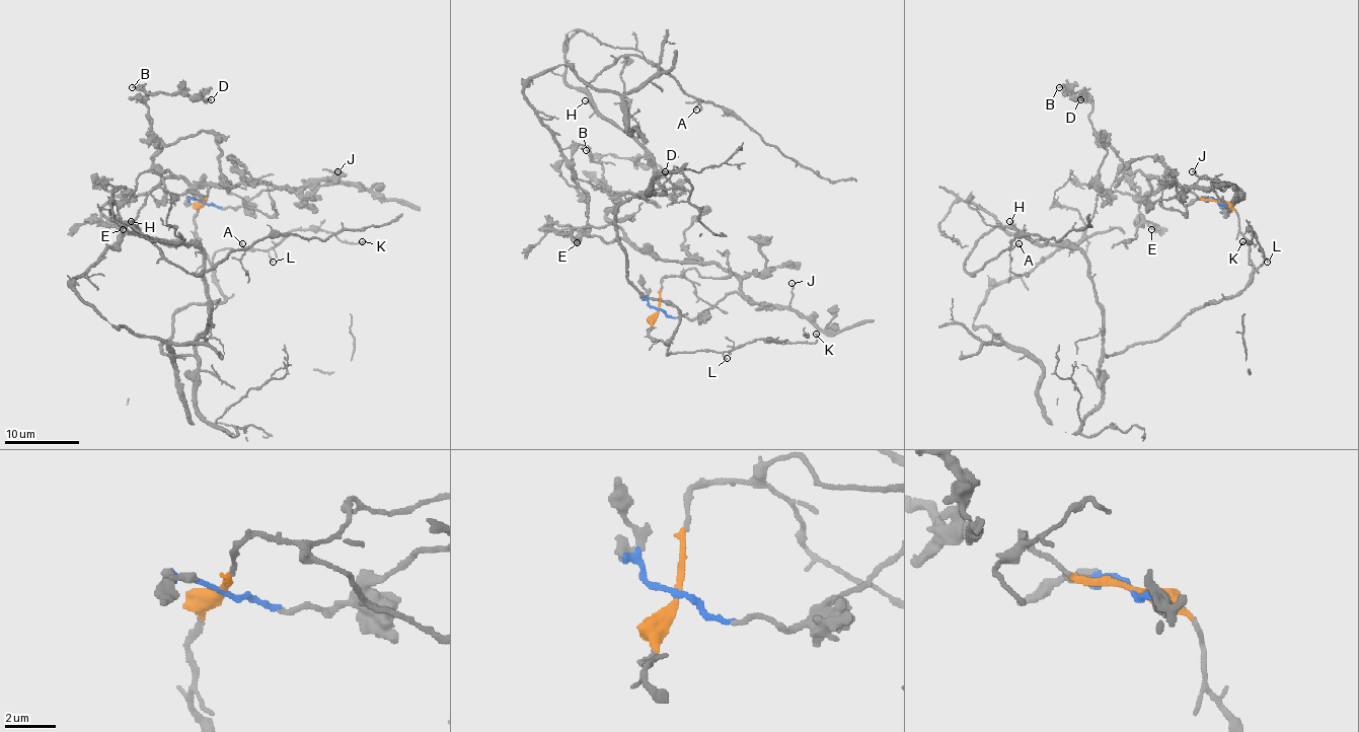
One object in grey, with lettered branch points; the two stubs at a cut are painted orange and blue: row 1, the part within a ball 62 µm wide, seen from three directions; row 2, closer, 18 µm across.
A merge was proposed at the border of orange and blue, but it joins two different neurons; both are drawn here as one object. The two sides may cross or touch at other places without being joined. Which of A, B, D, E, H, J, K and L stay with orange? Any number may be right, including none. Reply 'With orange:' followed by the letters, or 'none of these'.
With orange: A, H, K, L

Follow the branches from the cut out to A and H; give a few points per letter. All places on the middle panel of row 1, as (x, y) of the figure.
A: (658, 309), (667, 343), (678, 311), (627, 279), (616, 224), (658, 173), (587, 85), (638, 56), (695, 110)
H: (658, 309), (667, 343), (678, 311), (627, 279), (616, 230), (658, 173), (585, 100)

